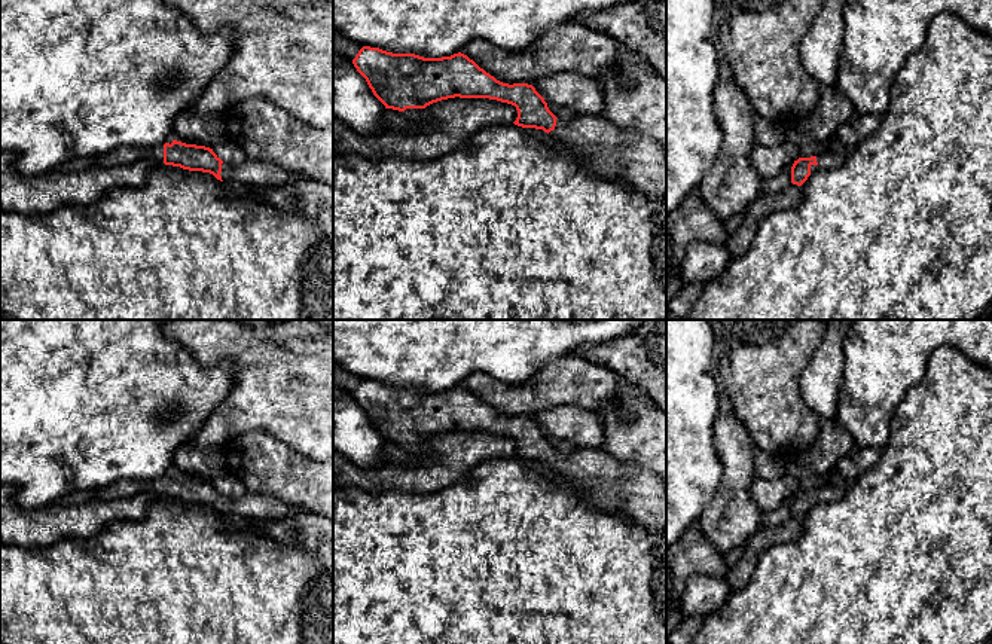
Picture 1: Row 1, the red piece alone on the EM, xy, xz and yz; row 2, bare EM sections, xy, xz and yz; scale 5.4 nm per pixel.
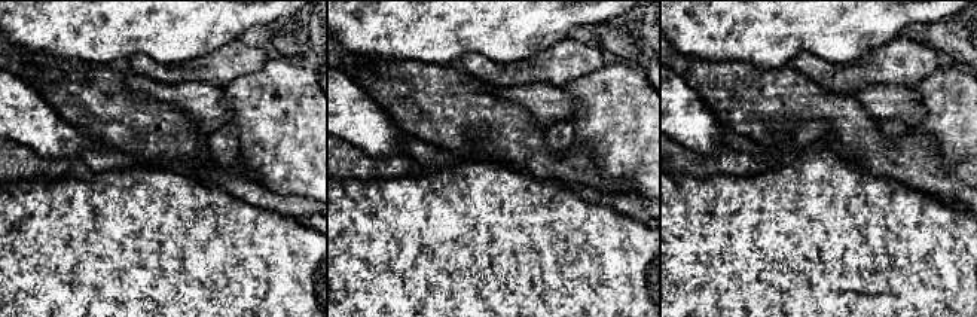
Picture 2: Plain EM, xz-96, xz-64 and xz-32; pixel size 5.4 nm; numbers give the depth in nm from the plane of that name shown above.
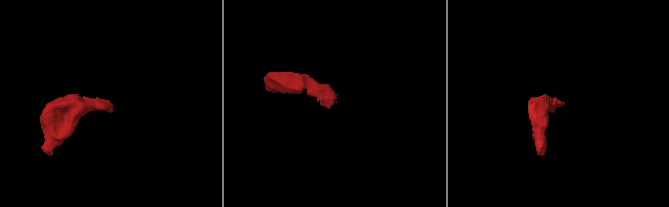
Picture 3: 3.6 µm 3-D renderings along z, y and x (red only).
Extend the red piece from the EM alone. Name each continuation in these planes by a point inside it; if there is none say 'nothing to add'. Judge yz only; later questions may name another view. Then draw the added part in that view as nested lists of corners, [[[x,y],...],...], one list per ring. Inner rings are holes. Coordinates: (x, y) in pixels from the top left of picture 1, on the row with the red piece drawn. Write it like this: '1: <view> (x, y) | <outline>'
1: yz (827, 159) | [[[825,150],[819,155],[817,155],[817,165],[811,165],[811,173],[817,170],[830,170],[834,167],[839,167],[845,161],[845,156],[840,153],[836,153],[834,150]]]

